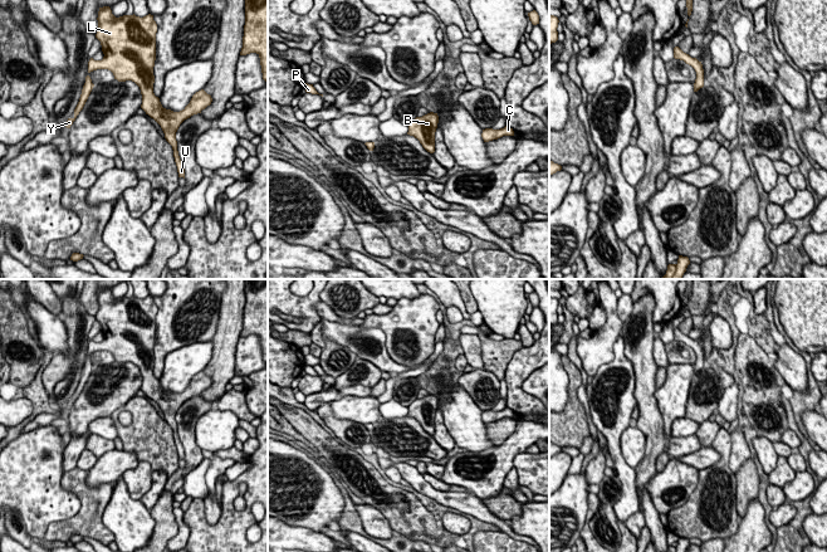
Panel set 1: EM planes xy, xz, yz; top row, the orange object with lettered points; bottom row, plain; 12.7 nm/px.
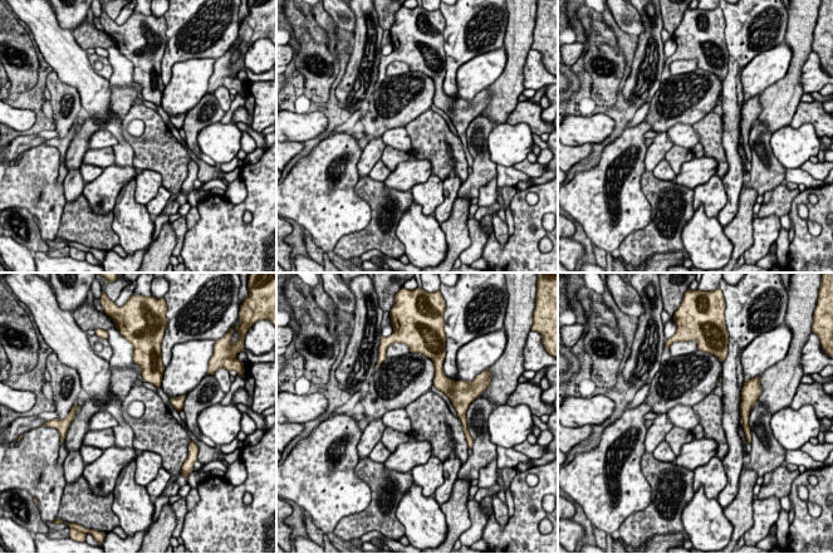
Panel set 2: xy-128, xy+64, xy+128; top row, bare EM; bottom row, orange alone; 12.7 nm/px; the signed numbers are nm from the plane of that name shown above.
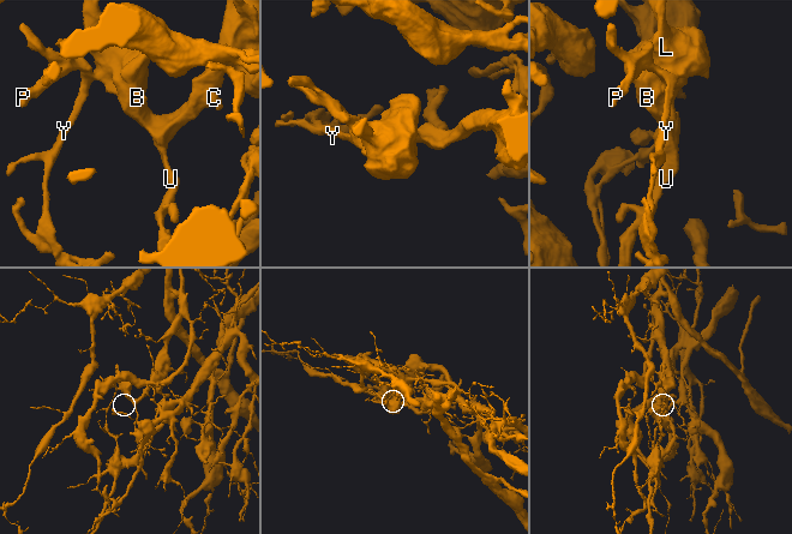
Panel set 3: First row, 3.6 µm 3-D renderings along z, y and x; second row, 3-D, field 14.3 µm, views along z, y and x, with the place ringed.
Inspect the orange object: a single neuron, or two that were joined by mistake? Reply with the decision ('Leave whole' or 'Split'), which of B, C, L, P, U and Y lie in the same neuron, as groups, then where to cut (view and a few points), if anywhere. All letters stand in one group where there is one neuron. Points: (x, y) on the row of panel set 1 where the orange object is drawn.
Split. Groups: B C L P U / Y. Split along xy (93, 84), (88, 88), (83, 87)

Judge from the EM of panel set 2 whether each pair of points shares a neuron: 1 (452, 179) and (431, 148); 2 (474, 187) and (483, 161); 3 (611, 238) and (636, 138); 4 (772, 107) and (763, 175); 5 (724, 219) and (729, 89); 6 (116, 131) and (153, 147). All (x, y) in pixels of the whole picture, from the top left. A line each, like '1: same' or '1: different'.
1: different
2: same
3: same
4: different
5: same
6: different

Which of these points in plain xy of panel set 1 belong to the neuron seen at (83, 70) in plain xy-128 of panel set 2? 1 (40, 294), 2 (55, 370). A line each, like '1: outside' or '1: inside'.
1: outside
2: outside

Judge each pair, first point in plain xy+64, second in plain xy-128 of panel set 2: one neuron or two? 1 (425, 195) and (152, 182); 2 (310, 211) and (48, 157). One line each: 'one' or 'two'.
1: one
2: one

